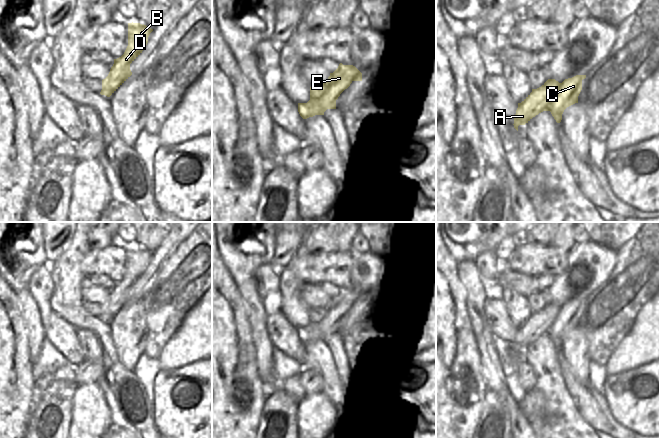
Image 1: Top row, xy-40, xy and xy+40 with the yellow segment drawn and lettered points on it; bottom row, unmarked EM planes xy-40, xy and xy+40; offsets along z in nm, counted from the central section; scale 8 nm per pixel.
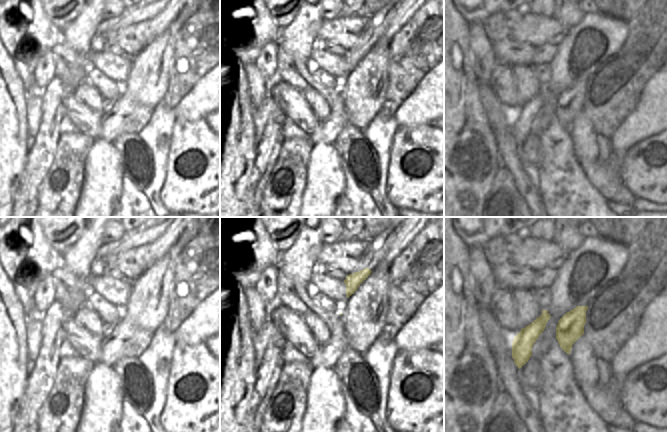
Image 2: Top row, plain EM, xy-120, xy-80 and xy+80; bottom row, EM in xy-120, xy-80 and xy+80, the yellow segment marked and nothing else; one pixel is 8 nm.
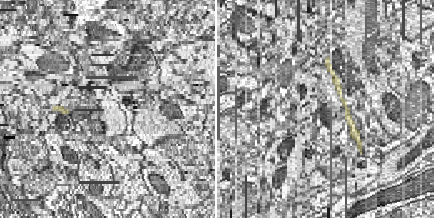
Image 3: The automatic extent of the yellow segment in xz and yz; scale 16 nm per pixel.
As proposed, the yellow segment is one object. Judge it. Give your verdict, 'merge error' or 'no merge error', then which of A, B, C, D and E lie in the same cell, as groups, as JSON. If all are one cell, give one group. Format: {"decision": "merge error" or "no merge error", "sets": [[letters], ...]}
{"decision": "merge error", "sets": [["A", "B", "D", "E"], ["C"]]}

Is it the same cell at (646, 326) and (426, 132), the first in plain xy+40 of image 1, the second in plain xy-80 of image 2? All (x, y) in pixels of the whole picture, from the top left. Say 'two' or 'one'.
two

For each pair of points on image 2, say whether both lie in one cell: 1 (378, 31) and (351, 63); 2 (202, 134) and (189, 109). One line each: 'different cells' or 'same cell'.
1: same cell
2: different cells

